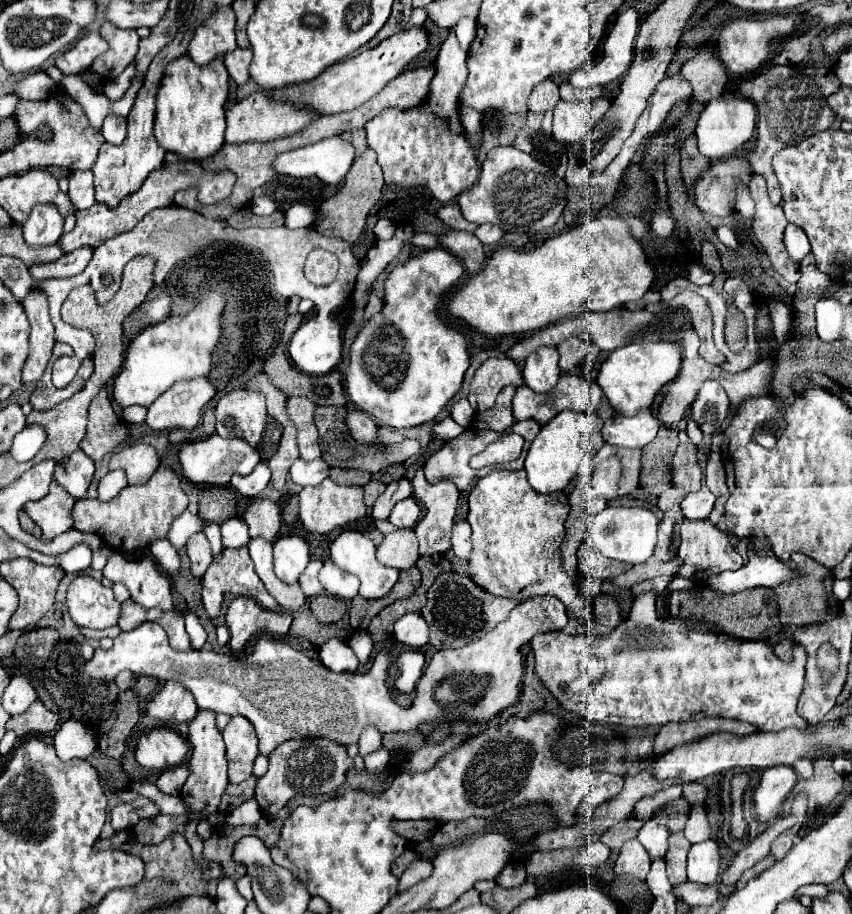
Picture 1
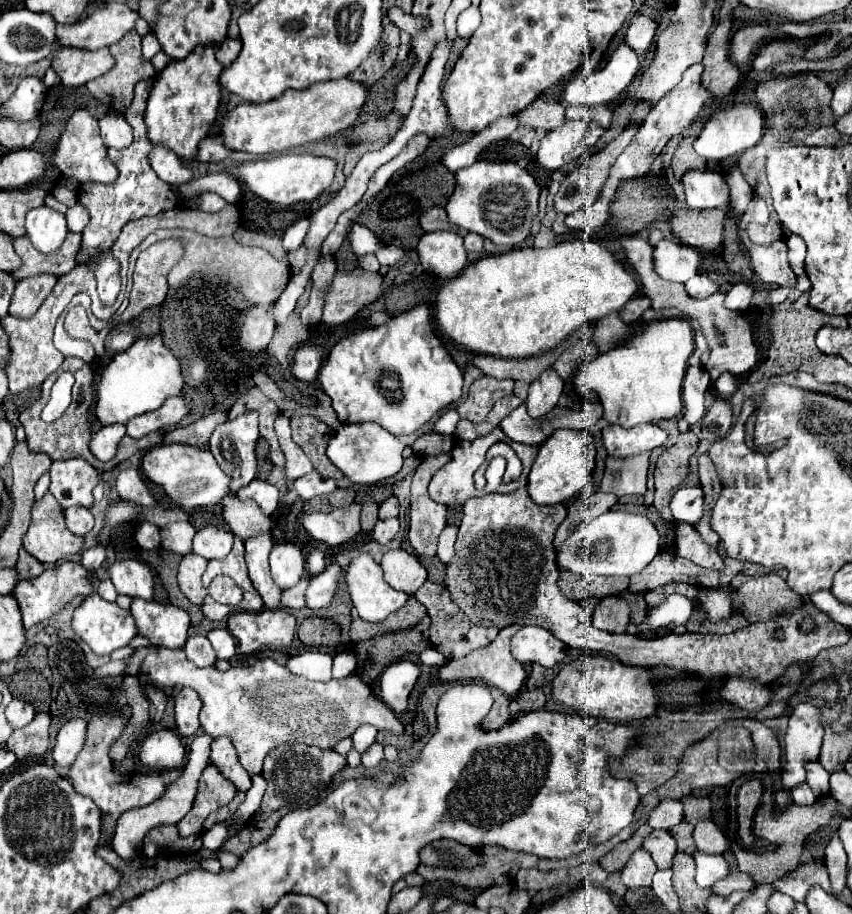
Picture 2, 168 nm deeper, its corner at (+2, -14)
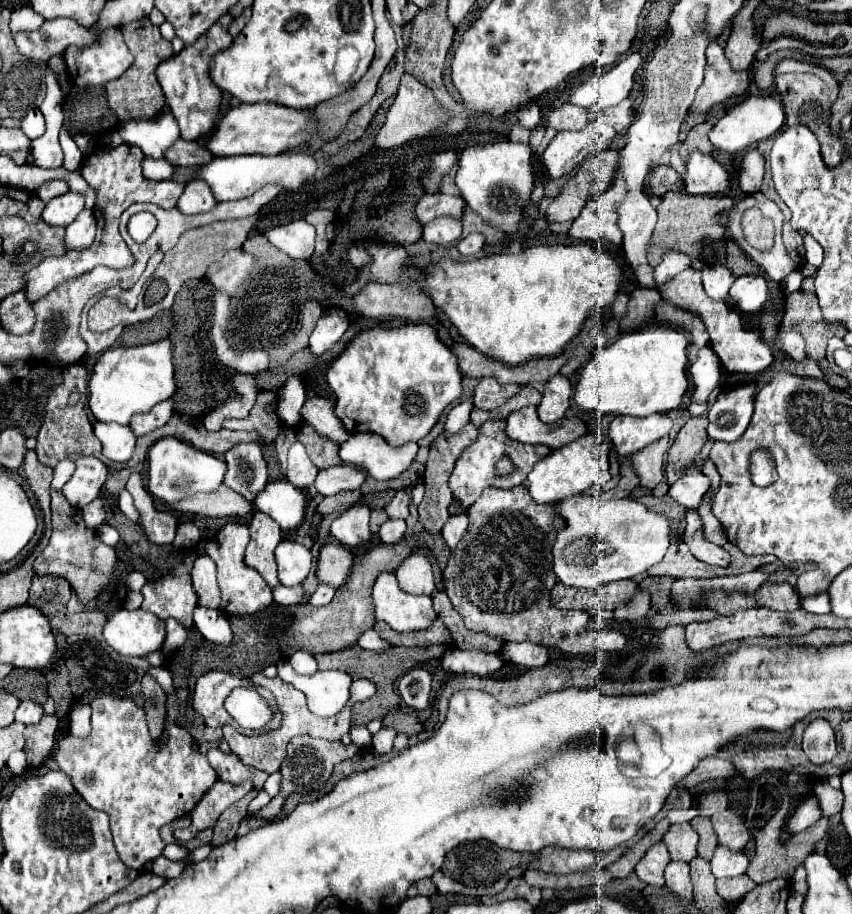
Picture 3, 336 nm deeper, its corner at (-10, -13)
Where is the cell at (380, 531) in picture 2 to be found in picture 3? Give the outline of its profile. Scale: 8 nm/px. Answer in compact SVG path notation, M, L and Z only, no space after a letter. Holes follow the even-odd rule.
M389 519L381 525L379 537L383 543L397 543L397 541L401 541L403 533L405 533L405 521L403 519Z

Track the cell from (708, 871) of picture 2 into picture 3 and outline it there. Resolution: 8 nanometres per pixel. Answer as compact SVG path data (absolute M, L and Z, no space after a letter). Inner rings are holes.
M717 845L715 855L711 859L711 871L717 879L743 875L747 871L747 865L749 865L749 859L743 855L743 851L731 851L723 845Z

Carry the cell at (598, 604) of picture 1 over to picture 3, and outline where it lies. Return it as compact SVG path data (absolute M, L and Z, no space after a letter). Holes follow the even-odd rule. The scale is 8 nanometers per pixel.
M637 591L637 595L625 603L625 605L619 605L615 609L615 619L619 621L639 621L647 615L649 611L649 593L647 591Z

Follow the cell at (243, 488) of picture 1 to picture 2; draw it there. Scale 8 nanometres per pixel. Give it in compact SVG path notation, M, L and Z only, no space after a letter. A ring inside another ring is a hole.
M253 480L249 486L243 486L237 492L237 498L255 500L267 516L273 516L279 506L279 490L265 480Z

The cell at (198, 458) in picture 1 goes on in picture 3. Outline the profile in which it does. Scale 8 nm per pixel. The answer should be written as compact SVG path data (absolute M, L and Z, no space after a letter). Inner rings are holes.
M167 437L167 439L159 439L147 453L147 461L149 461L149 491L167 501L167 503L175 503L181 501L181 497L189 497L195 493L205 493L205 491L215 491L225 477L225 461L195 449L193 445L179 441L175 437Z

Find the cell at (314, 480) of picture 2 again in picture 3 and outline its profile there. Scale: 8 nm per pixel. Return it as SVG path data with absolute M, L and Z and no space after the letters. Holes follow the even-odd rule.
M335 465L331 469L319 471L315 479L315 489L321 495L335 495L347 489L359 489L365 479L365 473L351 465Z

